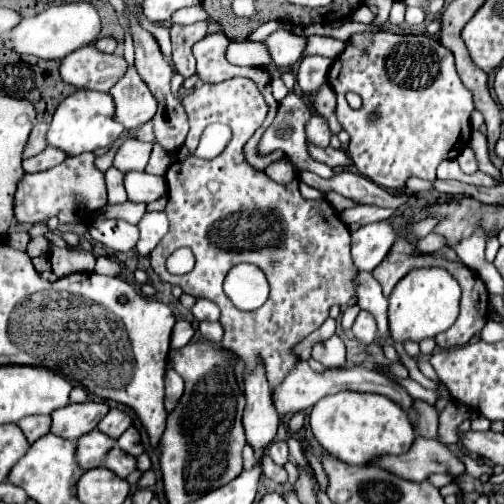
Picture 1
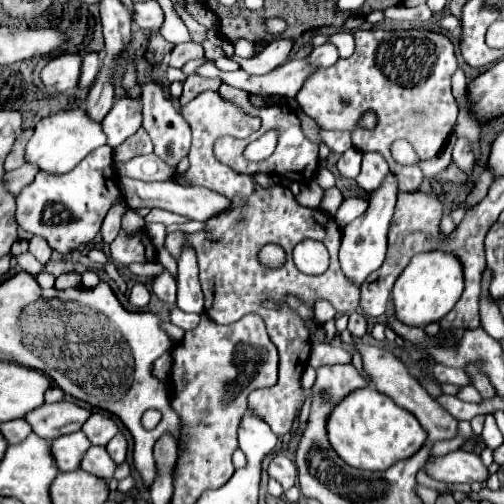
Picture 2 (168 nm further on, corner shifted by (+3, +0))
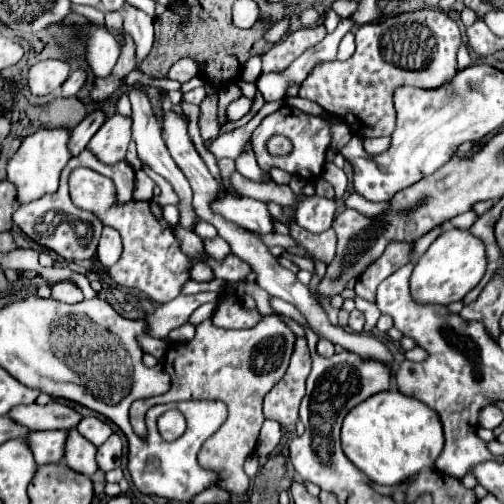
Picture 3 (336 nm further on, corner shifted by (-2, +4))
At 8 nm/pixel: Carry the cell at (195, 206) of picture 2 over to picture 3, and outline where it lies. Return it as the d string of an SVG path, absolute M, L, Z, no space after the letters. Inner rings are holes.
M226 193L212 207L222 217L240 223L246 229L252 229L258 235L274 233L274 217L270 215L266 203L262 201L256 201L250 197L232 197Z

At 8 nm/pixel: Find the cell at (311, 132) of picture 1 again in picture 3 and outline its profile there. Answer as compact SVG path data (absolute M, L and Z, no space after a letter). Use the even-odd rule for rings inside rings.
M284 105L280 107L276 113L268 115L266 119L262 119L262 123L254 129L254 135L252 135L252 147L254 147L254 153L256 153L256 161L260 165L260 169L270 175L270 169L272 167L278 167L282 171L288 171L290 175L298 175L302 177L304 181L316 181L320 175L322 175L322 169L324 169L324 155L328 151L328 145L330 145L330 123L322 117L314 117L310 113L304 113L296 107L290 107L290 105ZM272 135L286 135L294 149L288 157L272 157L268 151L266 151L266 141L272 137Z

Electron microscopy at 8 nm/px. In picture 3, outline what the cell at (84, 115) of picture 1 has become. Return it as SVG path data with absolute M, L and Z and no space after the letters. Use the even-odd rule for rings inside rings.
M40 129L22 141L20 149L8 161L8 181L16 187L18 205L36 201L38 197L44 197L58 189L60 173L70 161L70 151L66 145L68 137L70 137L70 131L66 129Z

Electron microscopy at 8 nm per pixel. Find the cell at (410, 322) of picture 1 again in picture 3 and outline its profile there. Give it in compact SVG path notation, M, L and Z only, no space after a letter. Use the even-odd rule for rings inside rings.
M446 227L440 237L430 245L430 249L416 261L410 287L416 301L422 303L440 303L450 305L454 301L452 295L456 295L456 301L460 301L468 291L472 291L480 279L486 273L486 249L484 243L474 237L468 229L458 227Z

